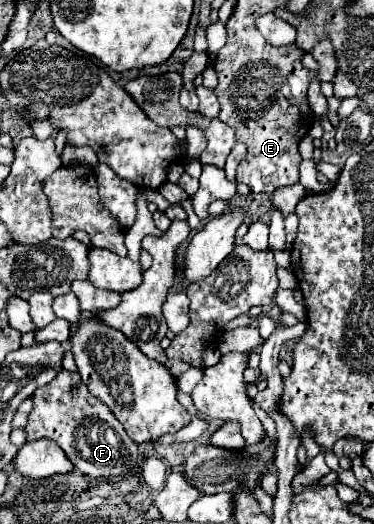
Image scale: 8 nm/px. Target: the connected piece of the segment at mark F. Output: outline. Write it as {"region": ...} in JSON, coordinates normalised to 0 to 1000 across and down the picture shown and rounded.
{"region":[[[158,708],[152,719],[88,754],[88,784],[72,803],[72,842],[142,838],[184,880],[238,914],[313,914],[372,891],[372,849],[350,842],[302,784],[254,761],[211,712]]]}

